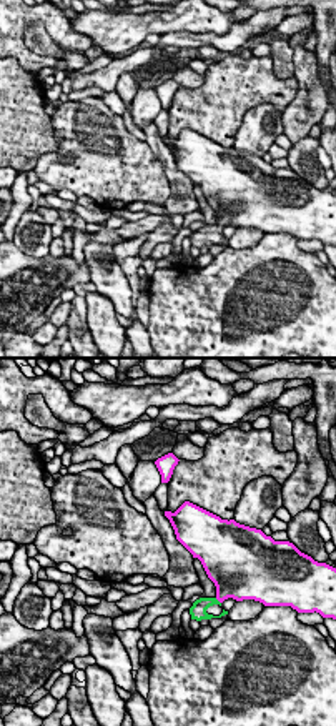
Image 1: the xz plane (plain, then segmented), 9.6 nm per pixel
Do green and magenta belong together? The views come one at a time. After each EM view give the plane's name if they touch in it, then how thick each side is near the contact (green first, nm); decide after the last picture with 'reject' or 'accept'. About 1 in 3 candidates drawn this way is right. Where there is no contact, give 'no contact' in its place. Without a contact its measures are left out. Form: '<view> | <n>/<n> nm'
xz | 160/340 nm

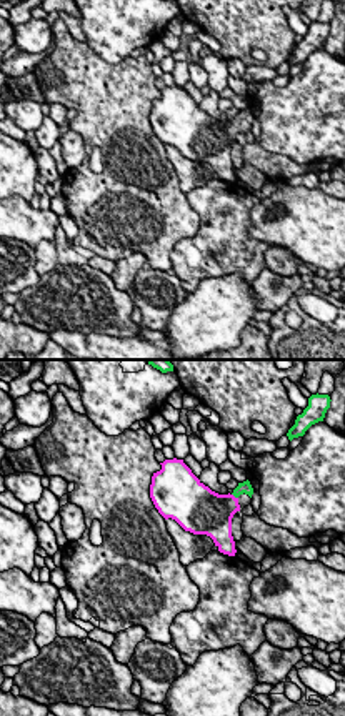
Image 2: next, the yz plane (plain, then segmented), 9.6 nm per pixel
yz | 120/340 nm

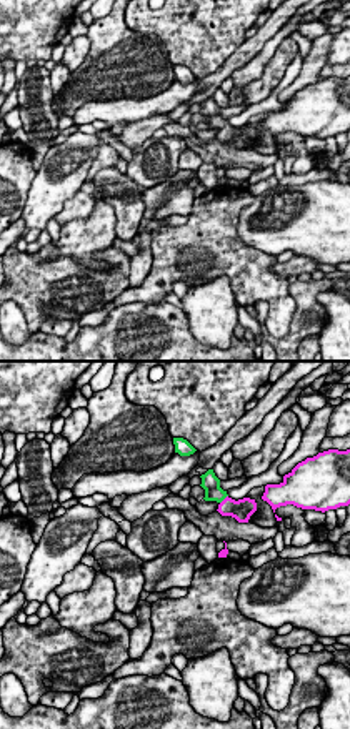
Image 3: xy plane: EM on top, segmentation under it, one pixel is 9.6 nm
xy | 180/200 nm

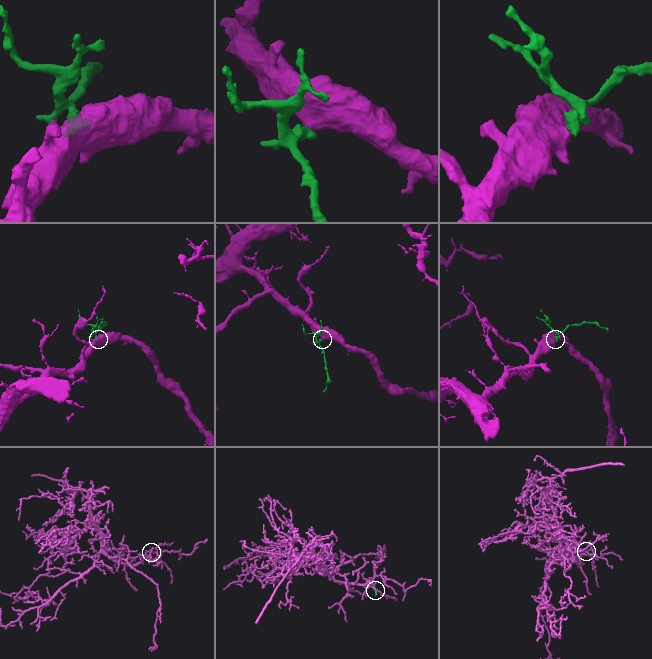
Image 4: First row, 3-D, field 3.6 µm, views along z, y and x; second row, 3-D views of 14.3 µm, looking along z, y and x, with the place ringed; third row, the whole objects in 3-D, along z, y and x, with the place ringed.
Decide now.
accept

